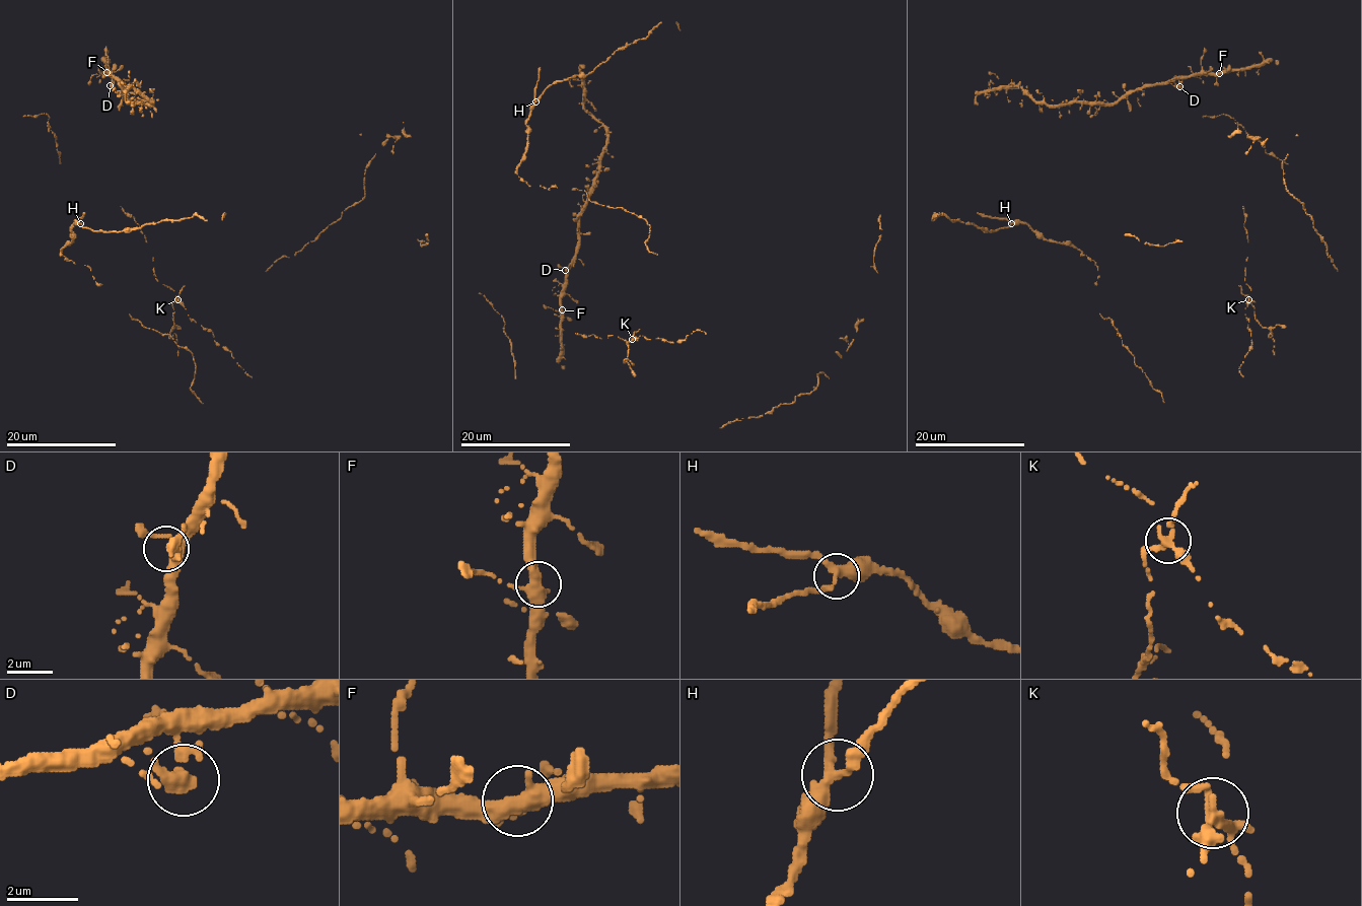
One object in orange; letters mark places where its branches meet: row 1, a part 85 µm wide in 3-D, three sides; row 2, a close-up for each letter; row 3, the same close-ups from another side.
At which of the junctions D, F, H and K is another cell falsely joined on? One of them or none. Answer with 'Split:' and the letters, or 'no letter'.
Split: K

